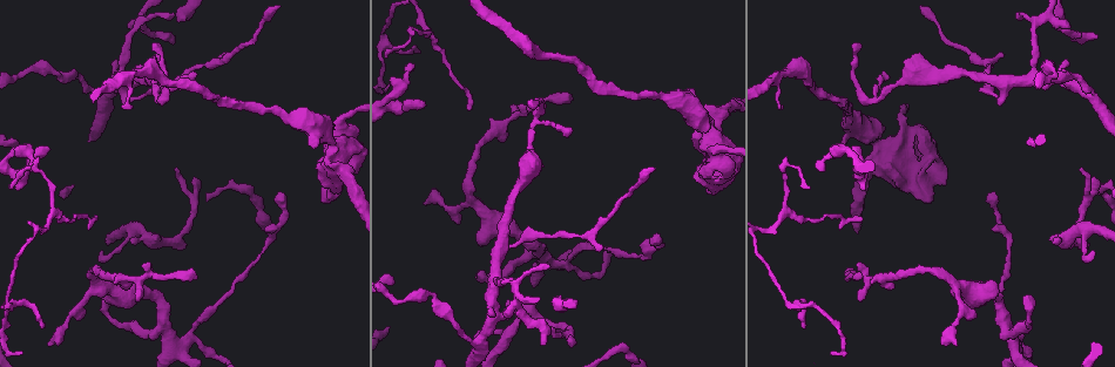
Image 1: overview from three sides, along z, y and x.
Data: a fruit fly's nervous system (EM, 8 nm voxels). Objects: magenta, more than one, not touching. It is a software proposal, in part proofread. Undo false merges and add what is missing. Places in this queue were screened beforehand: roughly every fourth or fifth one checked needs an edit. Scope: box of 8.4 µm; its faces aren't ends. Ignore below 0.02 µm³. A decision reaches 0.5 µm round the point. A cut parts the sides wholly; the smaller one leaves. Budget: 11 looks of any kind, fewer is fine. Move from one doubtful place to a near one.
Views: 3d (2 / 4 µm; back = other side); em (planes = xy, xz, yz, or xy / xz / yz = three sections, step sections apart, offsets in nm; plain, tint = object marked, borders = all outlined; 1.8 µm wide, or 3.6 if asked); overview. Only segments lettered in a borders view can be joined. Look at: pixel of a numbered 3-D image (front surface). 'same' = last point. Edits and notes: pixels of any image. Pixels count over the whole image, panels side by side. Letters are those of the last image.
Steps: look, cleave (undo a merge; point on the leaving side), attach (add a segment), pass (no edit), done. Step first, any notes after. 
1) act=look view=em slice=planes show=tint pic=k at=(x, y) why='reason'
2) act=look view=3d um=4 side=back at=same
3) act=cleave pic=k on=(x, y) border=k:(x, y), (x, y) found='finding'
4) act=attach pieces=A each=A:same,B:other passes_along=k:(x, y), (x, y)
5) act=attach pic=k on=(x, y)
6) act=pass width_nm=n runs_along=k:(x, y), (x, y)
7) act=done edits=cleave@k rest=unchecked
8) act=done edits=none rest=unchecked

act=look view=3d um=2 pic=1 at=(281, 191)

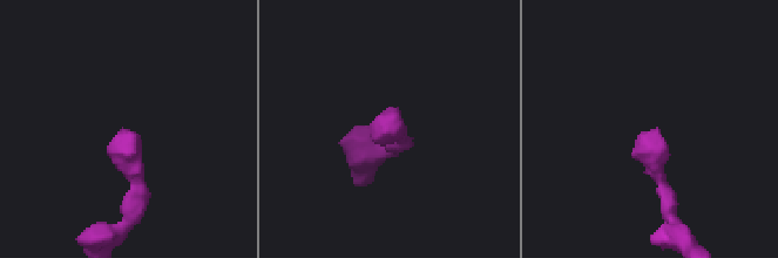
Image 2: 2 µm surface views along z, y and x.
act=look view=em slice=xz step=16 show=borders pic=2 at=(123, 131) why='now the EM'

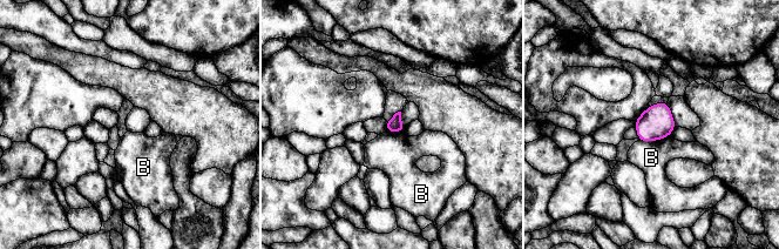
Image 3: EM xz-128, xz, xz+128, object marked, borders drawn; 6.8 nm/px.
act=pass each=B:other border=3:(669, 135), (651, 141), (638, 140) found='none of them fits'

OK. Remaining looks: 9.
act=look view=em slice=xy step=8 show=tint pic=1 at=(481, 272) why='tapers out'

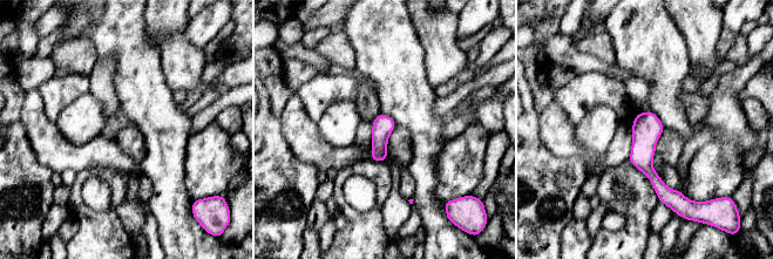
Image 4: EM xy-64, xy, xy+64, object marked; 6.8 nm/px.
act=look view=em slice=planes show=borders at=same why='cut it another way'

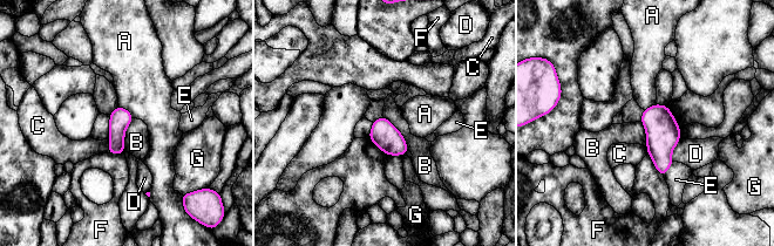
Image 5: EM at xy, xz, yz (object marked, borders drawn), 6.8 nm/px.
act=pass longest_contact=B:320nm each=A:other,B:other,C:other,D:other,E:other,F:other,G:other border=5:(382, 115), (402, 135), (409, 150) found='none of them fits'

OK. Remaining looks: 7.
act=look view=3d um=4 pic=1 at=(1014, 344) why='abrupt turn'

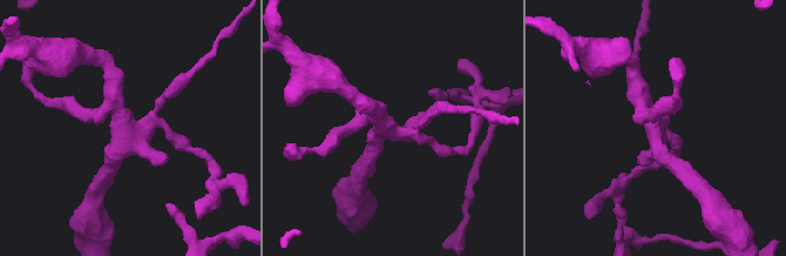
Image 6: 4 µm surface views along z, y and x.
act=look view=em slice=planes show=borders pic=6 at=(655, 129)

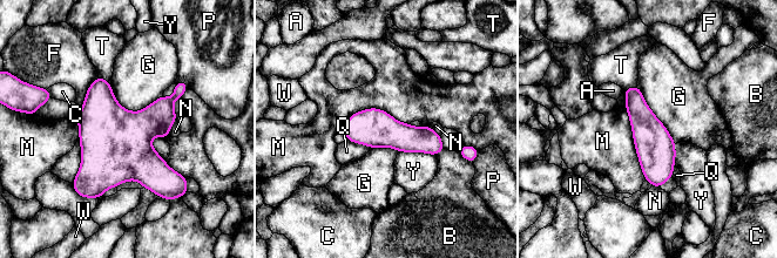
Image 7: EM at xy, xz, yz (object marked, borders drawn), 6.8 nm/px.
act=pass each=A:other,B:other,C:other,F:other,G:other,M:other,N:other,P:other,Q:other,T:other,W:other,Y:other border=7:(108, 80), (132, 110), (162, 94) found='all the same cell'

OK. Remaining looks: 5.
act=look view=em slice=planes show=borders pic=1 at=(862, 151) why='free end'

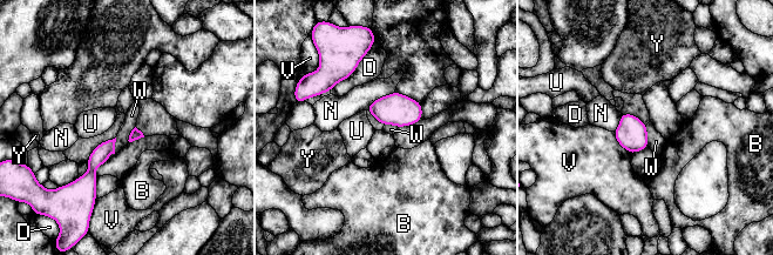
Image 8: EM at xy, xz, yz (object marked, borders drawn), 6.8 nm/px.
act=pass each=B:other,D:other,N:other,U:other,V:other,W:other,Y:other border=8:(116, 138), (114, 152), (107, 159) found='no lettered segment goes on from it'

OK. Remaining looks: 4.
act=done edits=none rest=unchecked

